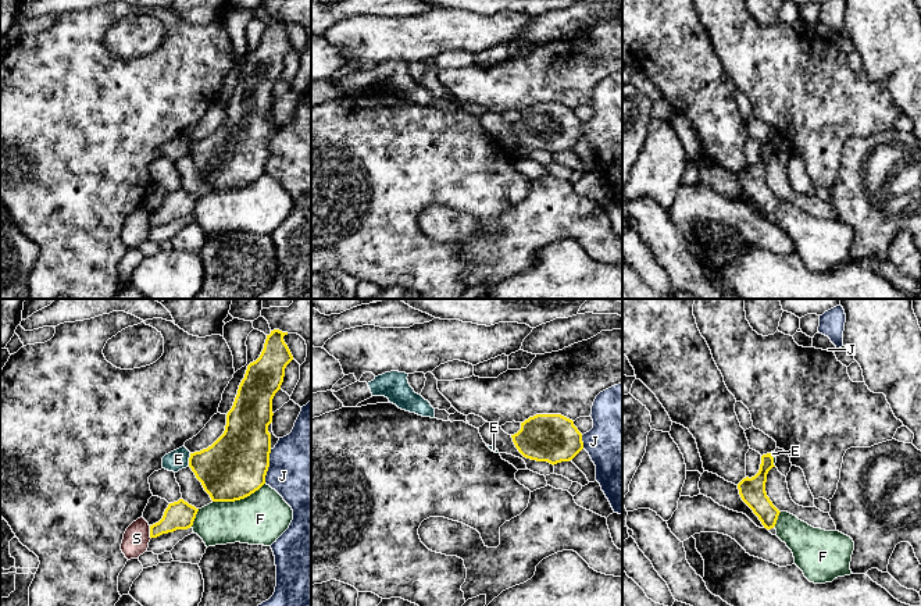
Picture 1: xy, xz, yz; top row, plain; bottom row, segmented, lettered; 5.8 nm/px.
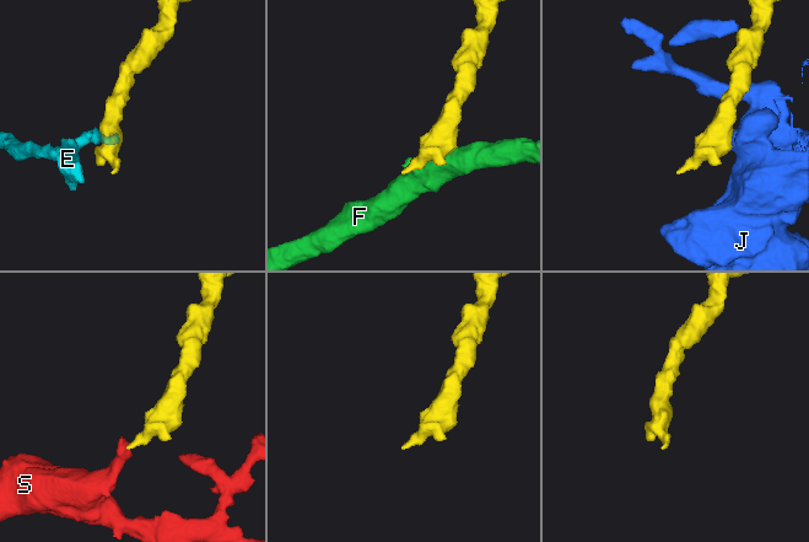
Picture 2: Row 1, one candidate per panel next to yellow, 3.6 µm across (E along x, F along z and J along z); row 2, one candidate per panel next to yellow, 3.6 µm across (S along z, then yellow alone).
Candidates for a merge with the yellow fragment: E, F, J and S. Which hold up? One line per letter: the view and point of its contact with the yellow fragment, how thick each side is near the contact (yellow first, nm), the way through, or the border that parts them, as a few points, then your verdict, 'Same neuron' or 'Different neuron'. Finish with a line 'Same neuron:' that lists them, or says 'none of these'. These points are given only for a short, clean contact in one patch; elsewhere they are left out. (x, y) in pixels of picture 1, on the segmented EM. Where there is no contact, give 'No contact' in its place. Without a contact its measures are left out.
E: Touches yellow at xy (189, 460). Thickness 360 nm (yellow) against 120 nm. Boundary: xy (191, 453), (188, 466). Different neuron
F: Touches yellow at xy (238, 499). Thickness 360 nm (yellow) against 300 nm. Different neuron
J: Touches yellow at xy (268, 466). Thickness 360 nm (yellow) against 460 nm. Different neuron
S: Touches yellow at xy (150, 533). Thickness 160 nm (yellow) against 150 nm. Boundary: xy (149, 526), (150, 538). Different neuron
Same neuron: none of these

